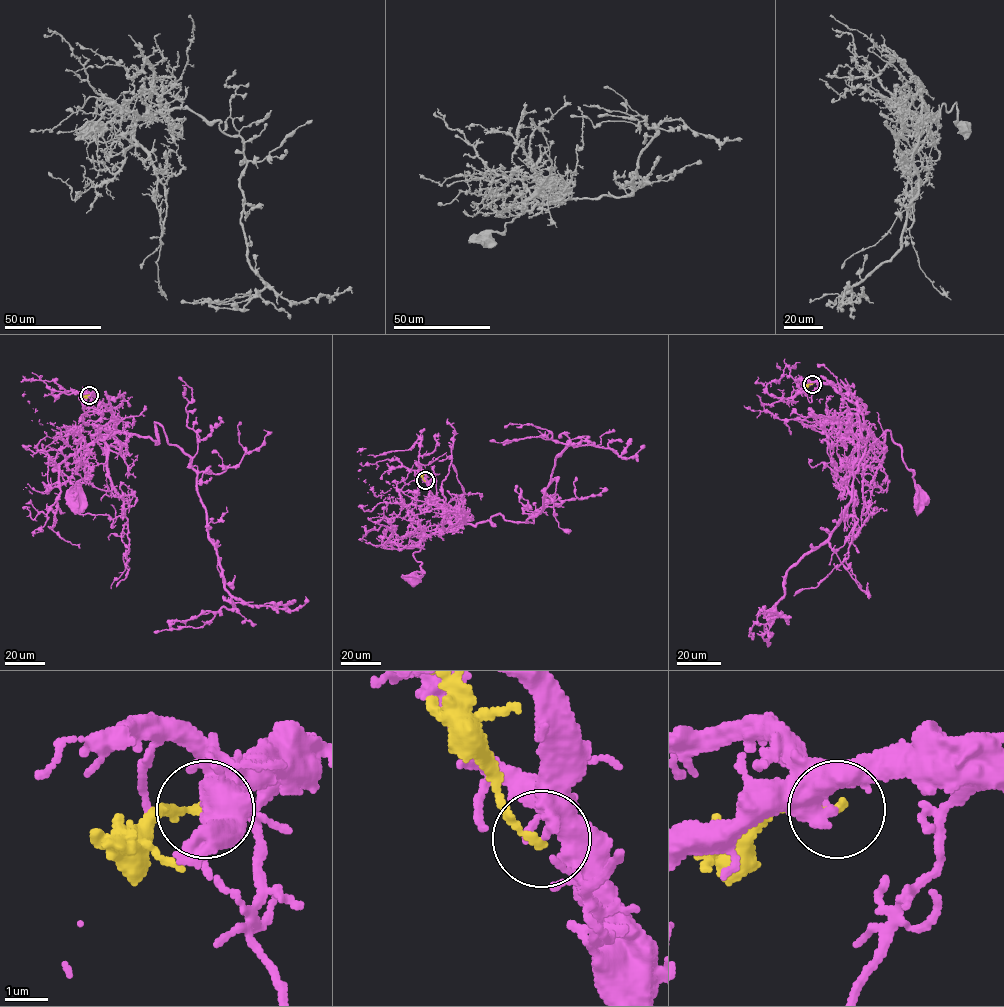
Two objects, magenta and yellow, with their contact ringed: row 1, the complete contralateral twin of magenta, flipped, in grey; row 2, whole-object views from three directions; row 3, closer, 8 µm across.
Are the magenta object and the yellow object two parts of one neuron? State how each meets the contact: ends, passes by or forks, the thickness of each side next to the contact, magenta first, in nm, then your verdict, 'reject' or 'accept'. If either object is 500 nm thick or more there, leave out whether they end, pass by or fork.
magenta ends | yellow ends | 400/180 nm | reject

